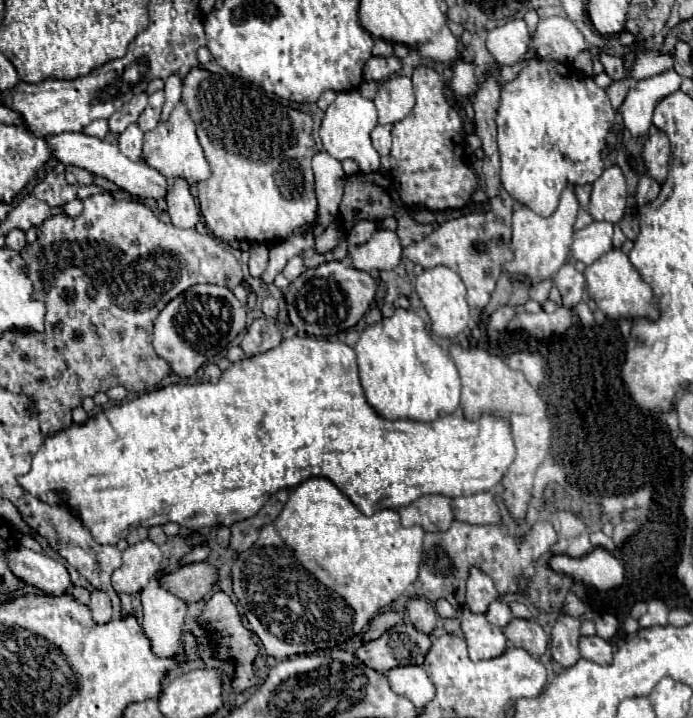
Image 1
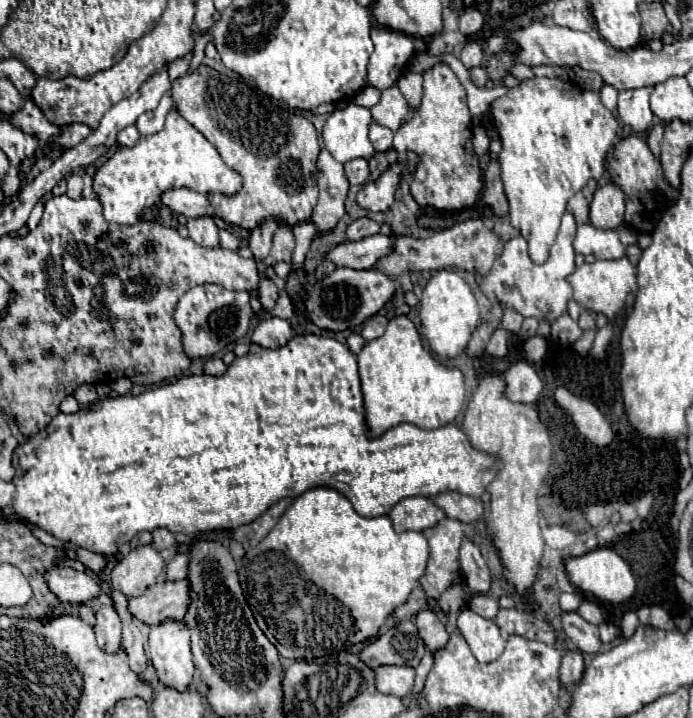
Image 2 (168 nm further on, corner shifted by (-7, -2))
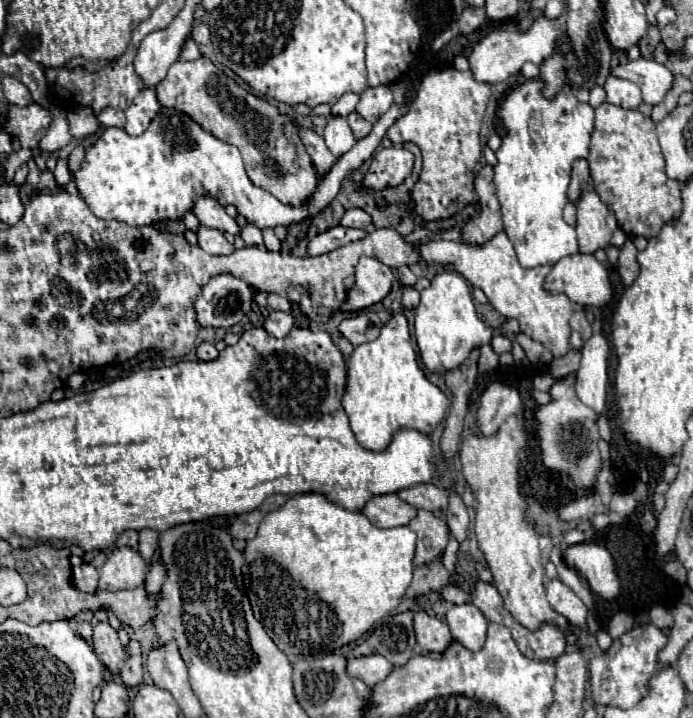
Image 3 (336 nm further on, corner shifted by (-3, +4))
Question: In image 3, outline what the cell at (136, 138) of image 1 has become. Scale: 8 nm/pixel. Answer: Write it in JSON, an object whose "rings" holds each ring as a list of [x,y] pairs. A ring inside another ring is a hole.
{"rings":[[[104,109],[100,115],[98,115],[98,121],[104,125],[104,127],[124,127],[126,125],[126,117],[122,111],[116,111],[116,109]]]}

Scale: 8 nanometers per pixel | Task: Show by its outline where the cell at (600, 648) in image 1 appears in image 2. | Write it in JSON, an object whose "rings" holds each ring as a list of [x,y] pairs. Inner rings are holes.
{"rings":[[[564,611],[562,613],[562,627],[570,641],[582,651],[582,653],[598,653],[600,649],[600,637],[598,627],[584,621],[578,611]]]}

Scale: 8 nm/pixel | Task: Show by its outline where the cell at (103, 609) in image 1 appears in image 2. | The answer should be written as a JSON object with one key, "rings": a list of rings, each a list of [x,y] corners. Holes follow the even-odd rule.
{"rings":[[[112,605],[102,607],[96,613],[96,619],[98,621],[94,625],[94,633],[100,649],[104,649],[106,653],[118,651],[122,647],[122,625],[116,609]]]}

